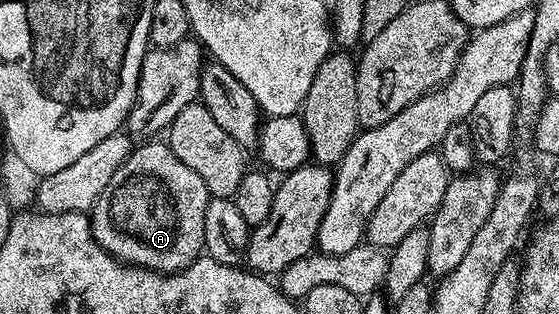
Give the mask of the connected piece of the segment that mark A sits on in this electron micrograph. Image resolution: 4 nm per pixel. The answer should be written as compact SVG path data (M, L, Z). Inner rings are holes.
M147 140L132 149L131 154L117 168L113 180L105 184L105 192L89 211L91 231L114 258L129 266L140 266L146 270L155 270L158 274L175 274L191 266L204 253L203 237L205 236L205 208L209 195L205 188L205 180L193 172L193 168L181 164L177 156L173 156L171 147L163 140Z

